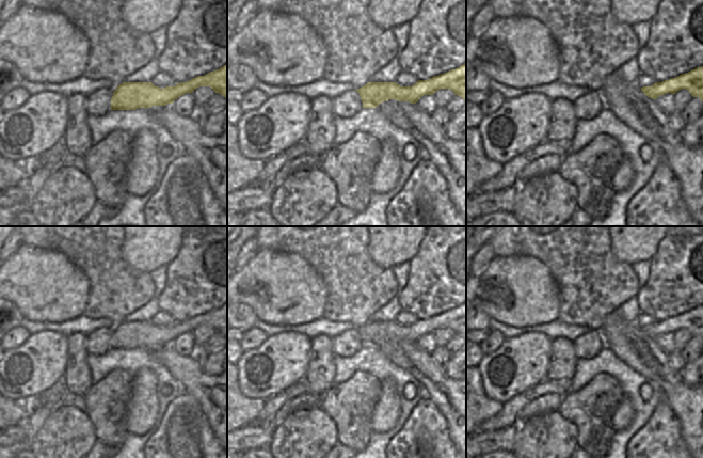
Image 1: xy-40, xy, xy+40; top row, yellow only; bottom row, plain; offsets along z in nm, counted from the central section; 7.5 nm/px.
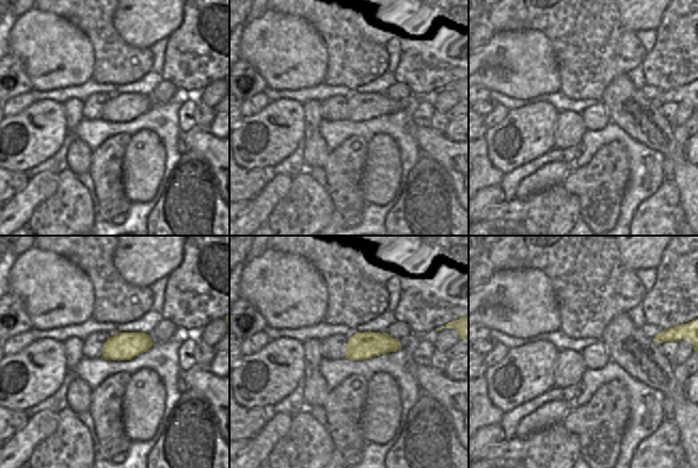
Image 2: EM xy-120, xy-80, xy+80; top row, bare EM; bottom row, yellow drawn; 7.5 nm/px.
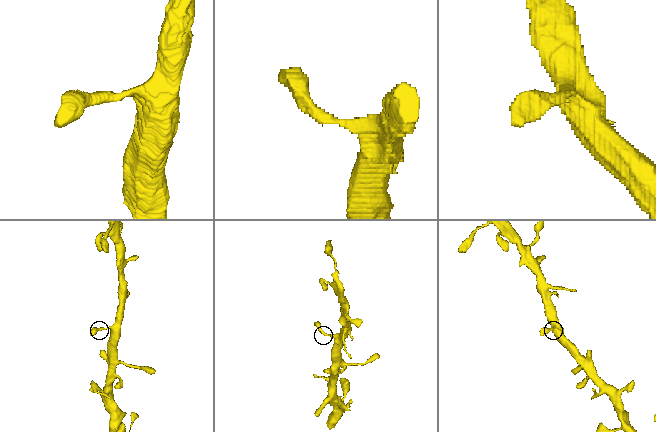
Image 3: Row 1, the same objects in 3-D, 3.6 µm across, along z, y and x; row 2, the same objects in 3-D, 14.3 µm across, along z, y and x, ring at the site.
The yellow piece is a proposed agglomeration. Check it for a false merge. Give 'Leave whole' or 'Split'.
Leave whole.

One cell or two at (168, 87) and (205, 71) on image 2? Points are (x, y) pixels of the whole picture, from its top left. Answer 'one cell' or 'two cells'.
two cells

